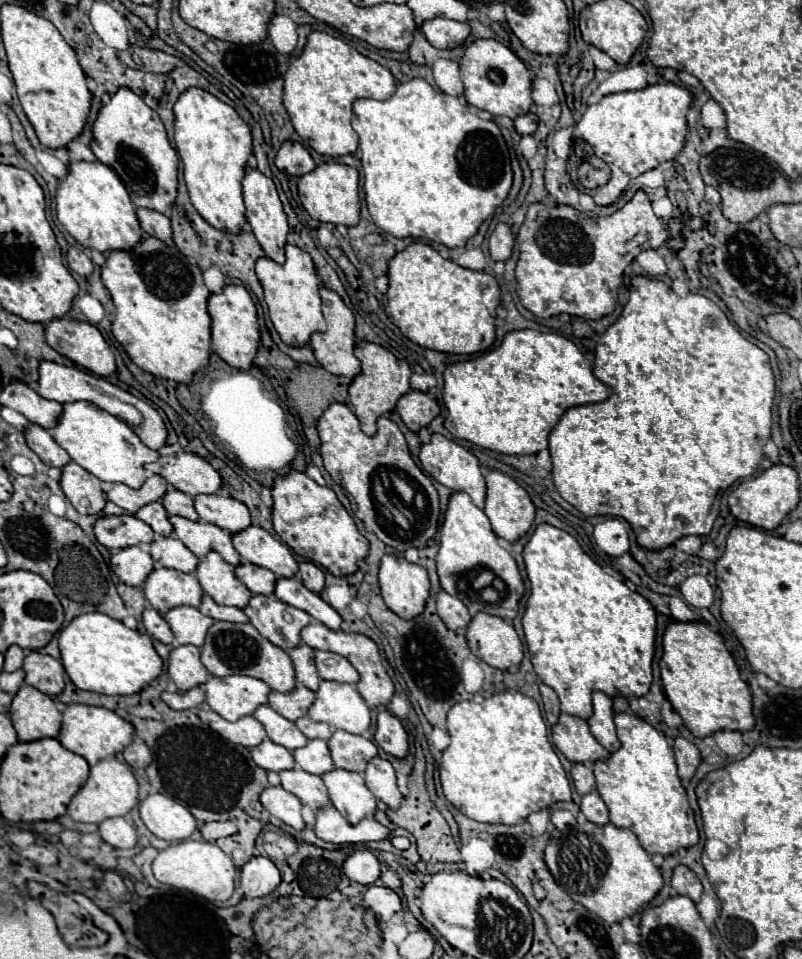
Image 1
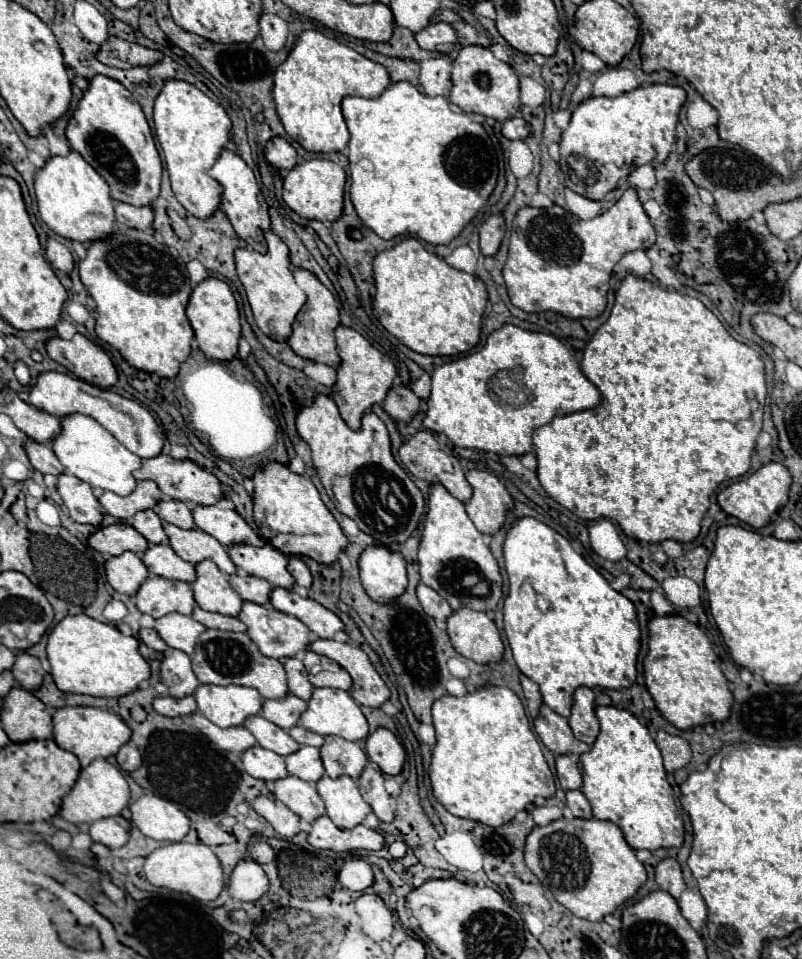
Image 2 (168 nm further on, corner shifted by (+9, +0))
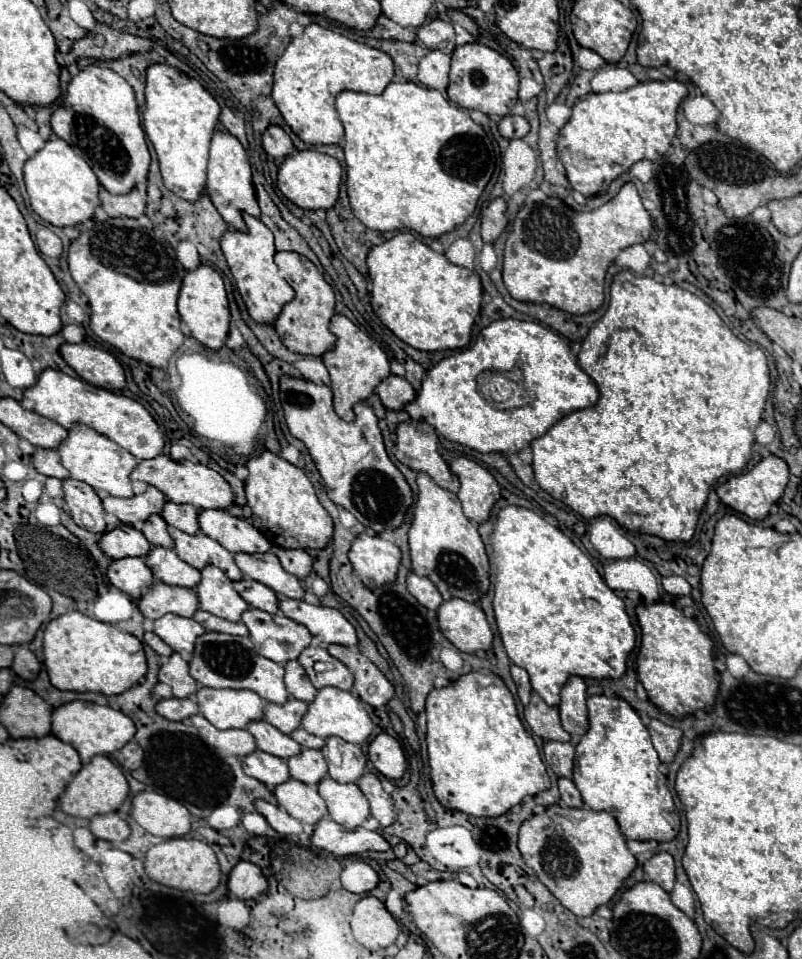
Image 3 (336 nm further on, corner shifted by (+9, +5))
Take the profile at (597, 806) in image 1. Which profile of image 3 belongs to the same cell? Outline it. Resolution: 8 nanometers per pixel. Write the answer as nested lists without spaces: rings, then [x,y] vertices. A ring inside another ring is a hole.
[[[559,778],[559,792],[561,792],[561,800],[567,806],[571,806],[571,808],[581,808],[583,806],[581,794],[579,794],[577,786],[569,778]]]

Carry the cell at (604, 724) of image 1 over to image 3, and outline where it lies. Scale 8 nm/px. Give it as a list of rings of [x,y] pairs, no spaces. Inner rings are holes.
[[[571,676],[565,682],[565,686],[561,688],[561,704],[559,704],[561,726],[569,734],[583,736],[589,728],[585,700],[587,700],[587,686],[585,686],[583,678]]]

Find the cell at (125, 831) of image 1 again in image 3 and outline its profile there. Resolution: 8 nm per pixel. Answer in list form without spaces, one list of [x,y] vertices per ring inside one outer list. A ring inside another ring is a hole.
[[[103,814],[103,816],[93,816],[91,818],[91,832],[101,838],[101,840],[109,840],[109,842],[121,842],[129,836],[129,826],[123,818],[119,818],[117,814]]]

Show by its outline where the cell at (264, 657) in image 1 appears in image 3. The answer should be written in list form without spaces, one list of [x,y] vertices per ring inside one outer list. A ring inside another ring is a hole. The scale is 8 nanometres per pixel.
[[[205,632],[201,638],[195,642],[195,652],[191,660],[191,676],[209,688],[231,688],[231,690],[253,690],[257,692],[263,700],[275,702],[275,704],[285,704],[289,694],[283,684],[283,666],[259,656],[253,648],[253,642],[243,636],[231,636],[231,634],[221,634],[221,632]]]

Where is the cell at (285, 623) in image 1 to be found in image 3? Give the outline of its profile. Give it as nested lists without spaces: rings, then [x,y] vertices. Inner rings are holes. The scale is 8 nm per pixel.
[[[249,608],[243,614],[243,624],[249,628],[249,638],[257,654],[277,664],[297,660],[311,642],[309,630],[283,612],[267,614],[259,608]]]

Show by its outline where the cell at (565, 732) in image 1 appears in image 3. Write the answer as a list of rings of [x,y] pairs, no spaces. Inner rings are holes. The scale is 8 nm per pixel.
[[[531,692],[531,702],[523,714],[529,728],[543,740],[557,740],[557,742],[571,740],[571,734],[567,734],[559,722],[559,710],[547,706],[537,692]]]

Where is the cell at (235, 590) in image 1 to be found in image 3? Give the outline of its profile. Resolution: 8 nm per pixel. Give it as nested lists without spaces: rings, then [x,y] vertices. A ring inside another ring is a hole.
[[[205,566],[201,574],[203,578],[197,586],[201,610],[229,622],[239,622],[241,614],[249,610],[249,604],[233,590],[233,582],[215,566]]]

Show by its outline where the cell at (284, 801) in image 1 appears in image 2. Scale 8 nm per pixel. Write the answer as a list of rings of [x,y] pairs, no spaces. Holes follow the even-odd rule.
[[[259,795],[257,799],[251,801],[251,807],[261,817],[265,817],[283,839],[291,839],[293,835],[299,833],[299,817],[289,807],[285,807],[281,801]]]

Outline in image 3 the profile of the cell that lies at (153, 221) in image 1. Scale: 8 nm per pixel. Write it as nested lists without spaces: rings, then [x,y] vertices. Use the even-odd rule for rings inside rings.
[[[133,188],[129,194],[109,194],[107,190],[99,190],[101,208],[111,216],[127,216],[127,218],[139,218],[145,214],[145,192],[139,188]]]

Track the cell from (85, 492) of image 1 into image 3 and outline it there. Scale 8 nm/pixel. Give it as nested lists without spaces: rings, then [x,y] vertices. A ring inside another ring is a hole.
[[[67,478],[63,480],[63,490],[65,490],[65,508],[71,514],[73,522],[89,532],[103,534],[105,532],[105,510],[101,506],[101,498],[97,492],[79,480]]]

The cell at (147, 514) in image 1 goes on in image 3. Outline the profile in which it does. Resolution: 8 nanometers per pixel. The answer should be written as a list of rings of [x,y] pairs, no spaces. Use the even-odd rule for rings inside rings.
[[[151,516],[143,522],[141,532],[145,538],[151,542],[151,546],[163,546],[163,548],[173,548],[173,540],[167,532],[167,522],[161,516]]]

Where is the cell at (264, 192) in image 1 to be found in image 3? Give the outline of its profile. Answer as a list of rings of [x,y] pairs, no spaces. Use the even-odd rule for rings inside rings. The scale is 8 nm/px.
[[[215,130],[213,138],[211,138],[211,152],[209,152],[209,166],[207,166],[207,186],[205,186],[213,206],[217,208],[217,212],[223,216],[223,220],[233,226],[235,230],[245,232],[247,226],[241,218],[241,212],[247,212],[251,216],[259,216],[259,206],[257,206],[257,198],[255,198],[255,190],[253,190],[253,182],[251,182],[251,166],[249,166],[249,158],[247,152],[243,150],[241,142],[225,132],[225,130]]]

